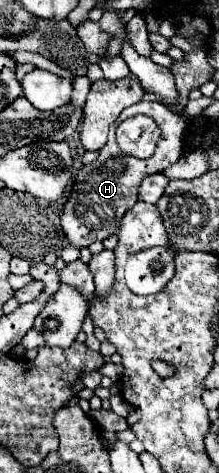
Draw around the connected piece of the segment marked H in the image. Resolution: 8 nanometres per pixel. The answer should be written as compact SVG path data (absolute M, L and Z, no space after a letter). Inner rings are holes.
M138 102L130 108L126 108L120 114L120 118L110 126L108 144L100 150L100 156L90 166L86 164L74 178L74 192L62 210L62 230L64 230L66 238L70 240L70 244L84 248L84 246L90 246L92 242L98 242L98 240L102 242L104 238L116 234L124 212L132 204L138 202L140 182L150 174L166 170L180 158L180 144L182 144L186 132L188 132L188 118L172 112L168 106L164 106L160 102ZM134 114L146 114L146 116L154 118L156 124L160 126L160 142L156 146L156 152L146 160L126 156L118 148L116 142L117 126L122 120L126 120L128 116L134 116Z

